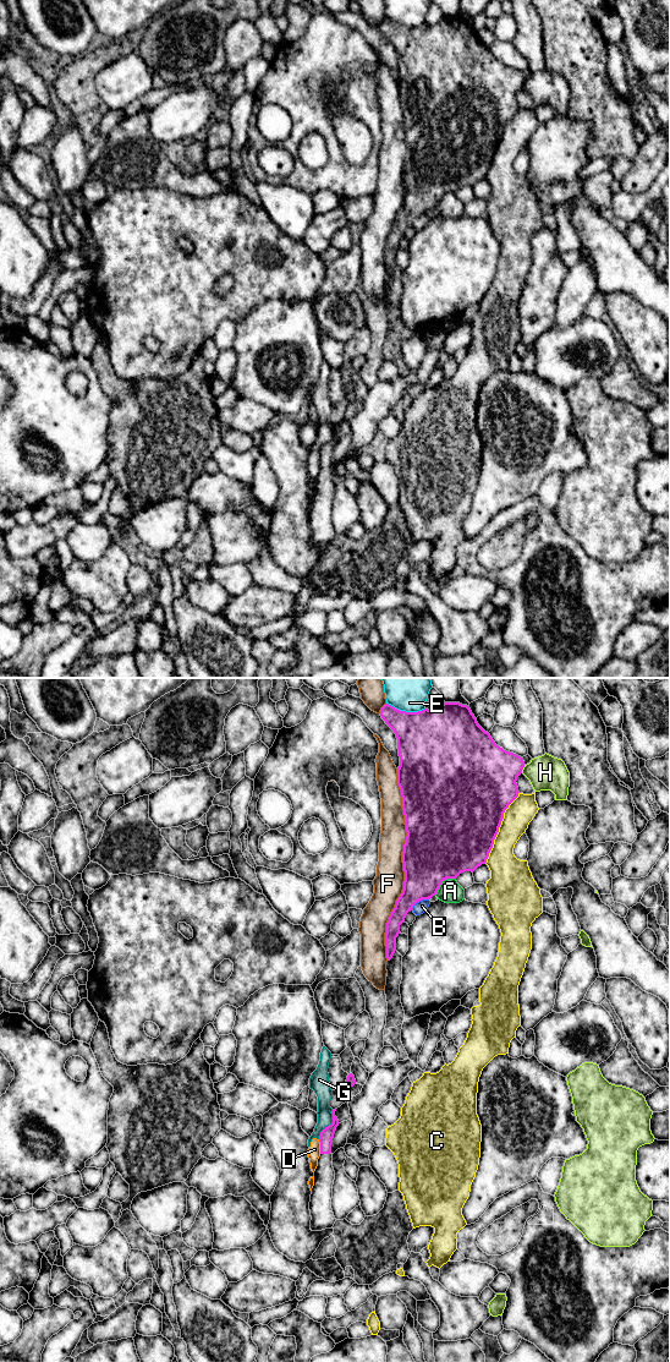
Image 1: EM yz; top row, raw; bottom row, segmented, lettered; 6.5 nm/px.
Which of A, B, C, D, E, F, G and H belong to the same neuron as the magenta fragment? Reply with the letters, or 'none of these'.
none of these

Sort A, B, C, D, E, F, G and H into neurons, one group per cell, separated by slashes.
A / B / C / D E G / F / H

